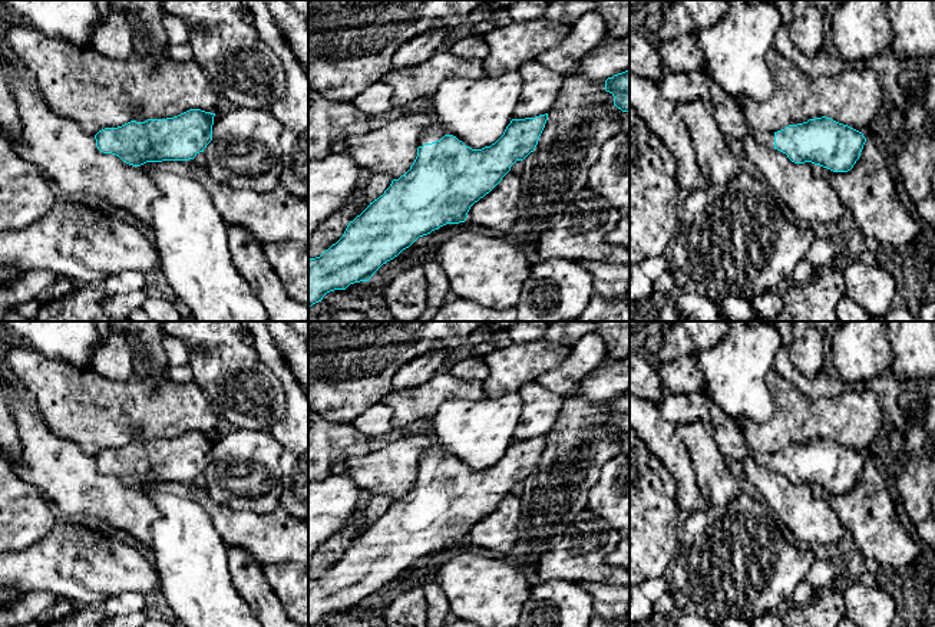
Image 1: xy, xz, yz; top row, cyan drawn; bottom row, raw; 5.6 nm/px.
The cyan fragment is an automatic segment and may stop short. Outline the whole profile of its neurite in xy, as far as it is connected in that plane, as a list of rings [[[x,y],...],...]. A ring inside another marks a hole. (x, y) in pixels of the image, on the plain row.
[[[189,430],[166,440],[130,442],[118,449],[105,449],[95,456],[103,475],[141,488],[146,484],[189,482],[212,462],[215,435]]]

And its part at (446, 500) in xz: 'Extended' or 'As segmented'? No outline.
Extended

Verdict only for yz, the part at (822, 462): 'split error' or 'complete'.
split error

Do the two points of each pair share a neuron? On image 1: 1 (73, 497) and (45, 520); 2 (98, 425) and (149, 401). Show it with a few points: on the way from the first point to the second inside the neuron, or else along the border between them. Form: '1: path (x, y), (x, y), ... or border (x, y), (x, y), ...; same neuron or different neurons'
1: border (30, 485), (36, 485), (56, 508); different neurons
2: path (111, 412), (136, 405); same neuron

